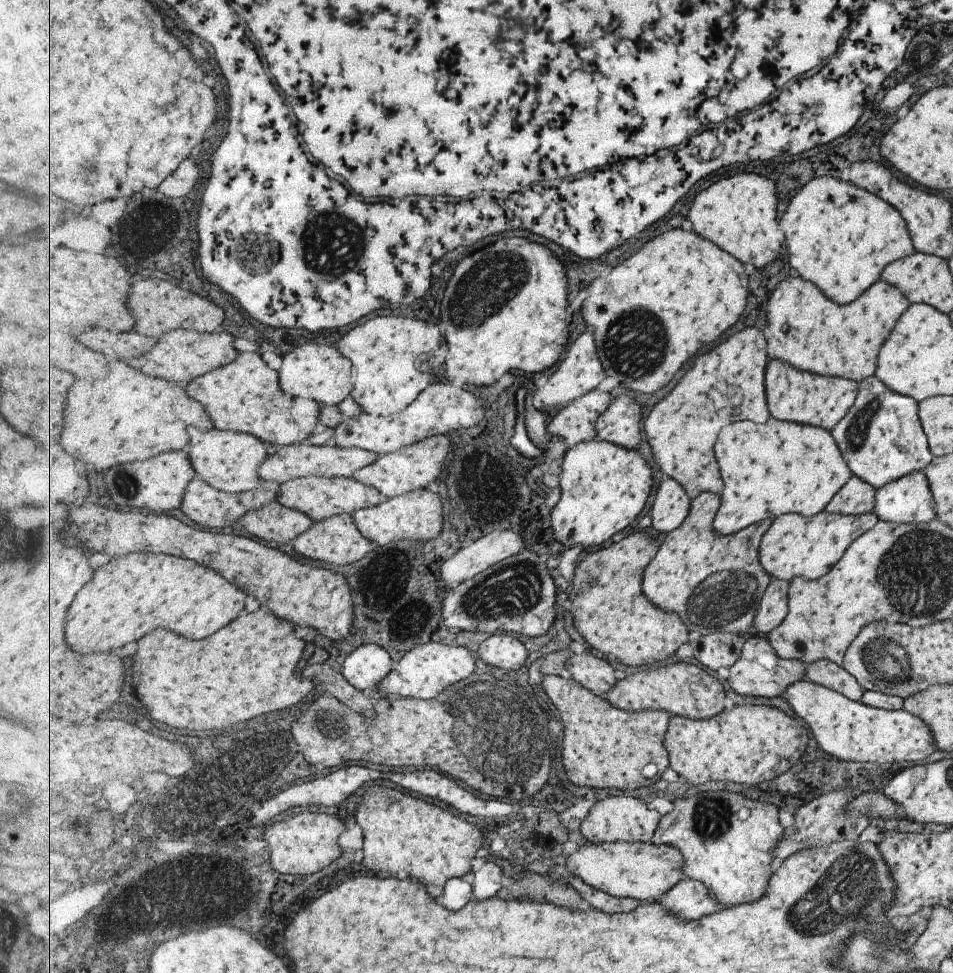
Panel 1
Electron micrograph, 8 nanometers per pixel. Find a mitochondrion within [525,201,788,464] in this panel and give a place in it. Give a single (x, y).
(629, 346)

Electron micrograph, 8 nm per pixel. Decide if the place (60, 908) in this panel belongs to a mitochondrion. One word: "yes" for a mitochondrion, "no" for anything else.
no

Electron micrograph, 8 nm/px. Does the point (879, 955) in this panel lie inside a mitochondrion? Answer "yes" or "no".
yes

